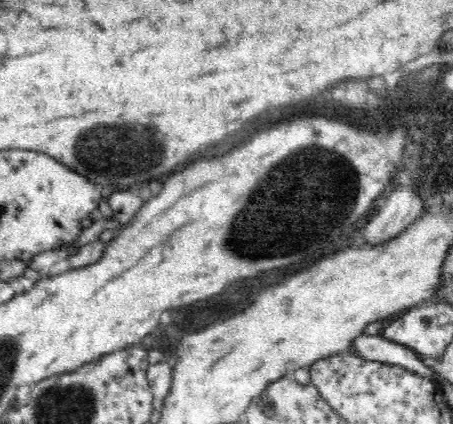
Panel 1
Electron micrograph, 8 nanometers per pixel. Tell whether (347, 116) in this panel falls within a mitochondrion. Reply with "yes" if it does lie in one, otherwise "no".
no

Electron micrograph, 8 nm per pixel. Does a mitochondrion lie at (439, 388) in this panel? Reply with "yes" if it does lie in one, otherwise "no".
no

